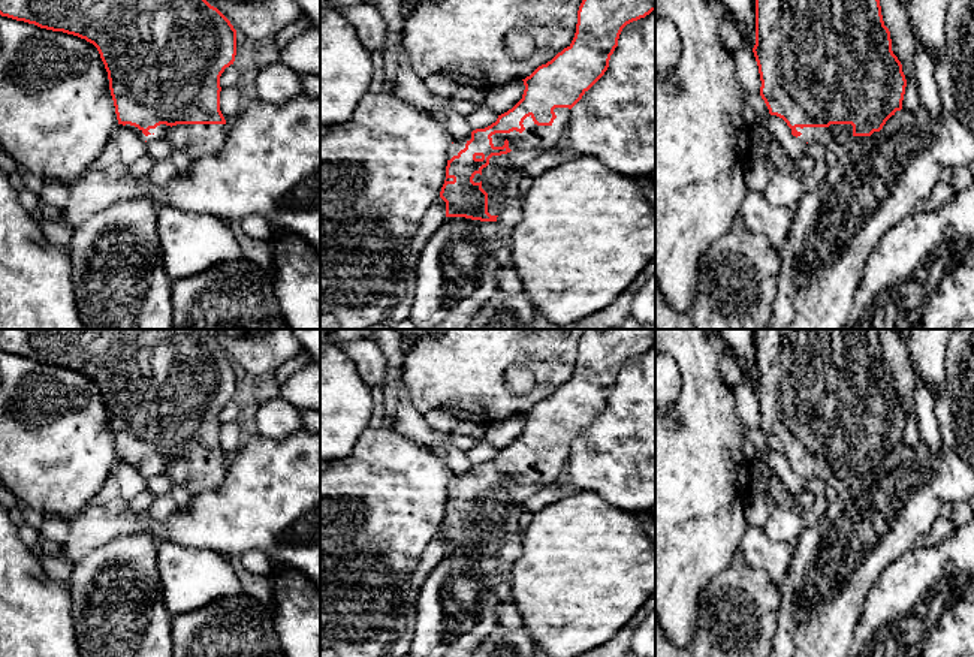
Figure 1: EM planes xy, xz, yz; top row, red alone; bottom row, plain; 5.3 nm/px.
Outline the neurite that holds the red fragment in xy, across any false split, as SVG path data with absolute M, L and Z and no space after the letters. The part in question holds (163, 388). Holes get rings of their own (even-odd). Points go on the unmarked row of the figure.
M0 329L0 350L16 356L34 359L40 364L63 367L93 379L105 400L109 425L115 441L118 459L132 464L142 476L166 474L174 483L184 486L192 495L215 491L224 486L227 464L220 446L220 412L233 400L236 391L236 365L230 356L202 329Z

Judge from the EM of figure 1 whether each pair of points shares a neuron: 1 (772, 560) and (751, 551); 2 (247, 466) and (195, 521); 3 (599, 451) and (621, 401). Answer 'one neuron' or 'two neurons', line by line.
1: one neuron
2: one neuron
3: one neuron

